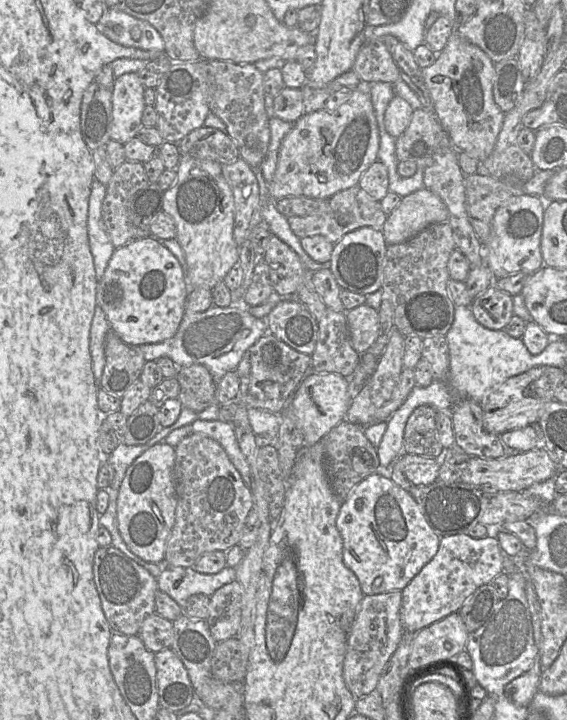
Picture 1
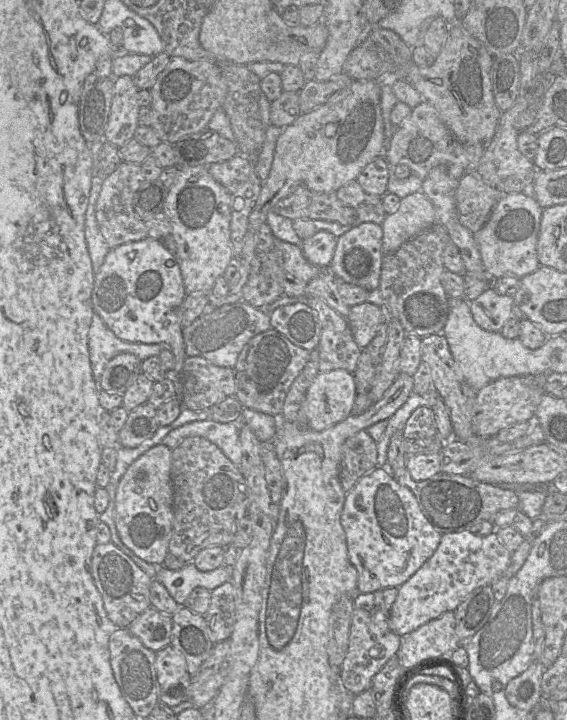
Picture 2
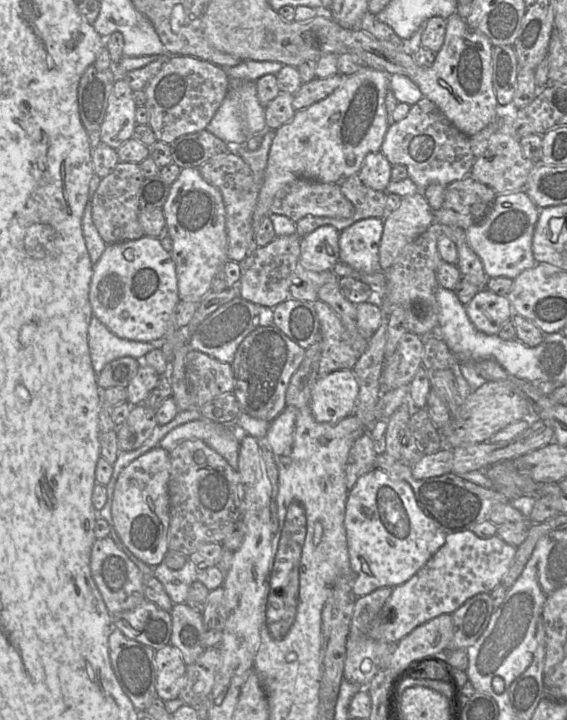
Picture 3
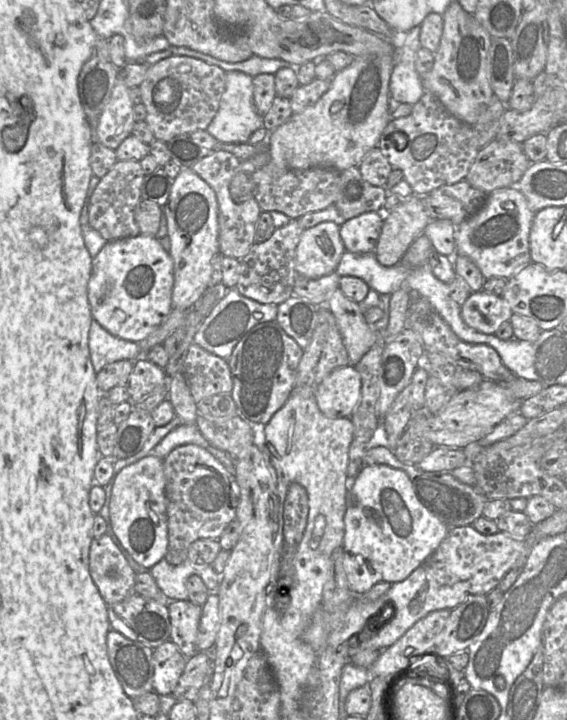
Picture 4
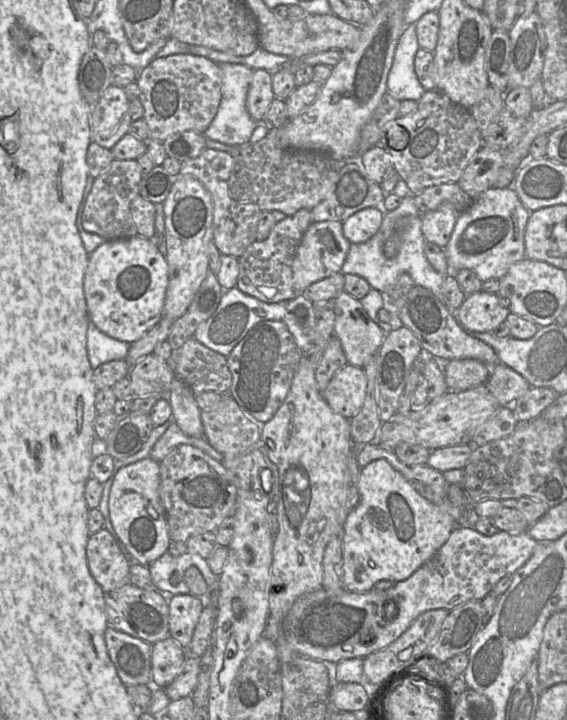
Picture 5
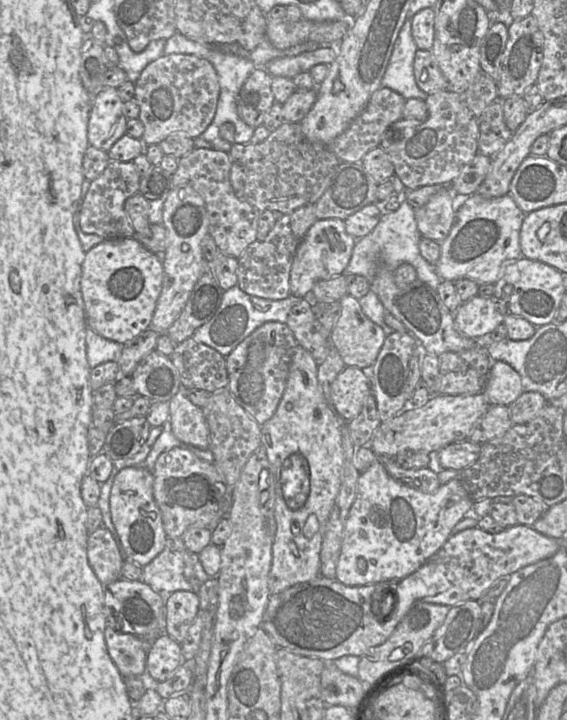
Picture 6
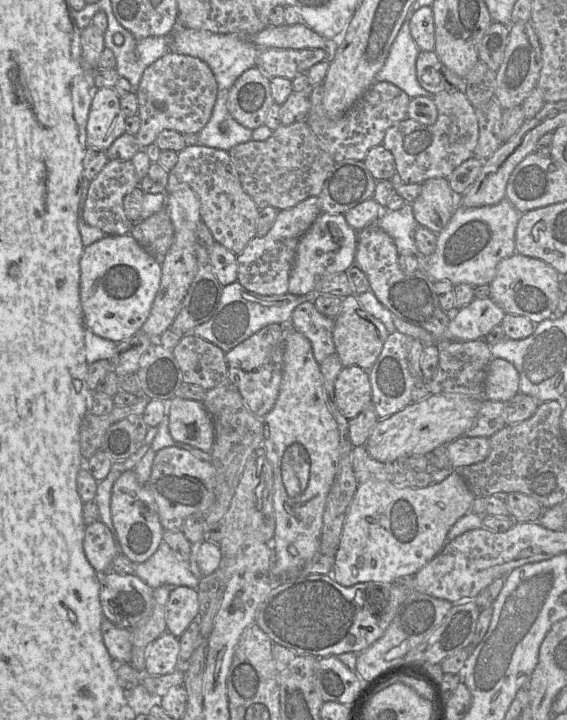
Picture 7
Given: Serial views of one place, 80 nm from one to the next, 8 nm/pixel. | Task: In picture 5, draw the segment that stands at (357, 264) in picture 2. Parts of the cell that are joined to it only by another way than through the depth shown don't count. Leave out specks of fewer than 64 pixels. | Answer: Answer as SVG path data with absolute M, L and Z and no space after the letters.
M376 207L358 211L343 222L343 235L351 244L364 243L376 234L382 218Z

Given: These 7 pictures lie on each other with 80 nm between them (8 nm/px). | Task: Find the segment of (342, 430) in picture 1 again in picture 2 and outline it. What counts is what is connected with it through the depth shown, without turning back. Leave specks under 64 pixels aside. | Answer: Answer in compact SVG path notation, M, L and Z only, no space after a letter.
M361 430L342 445L339 479L346 494L361 477L378 467L376 443Z

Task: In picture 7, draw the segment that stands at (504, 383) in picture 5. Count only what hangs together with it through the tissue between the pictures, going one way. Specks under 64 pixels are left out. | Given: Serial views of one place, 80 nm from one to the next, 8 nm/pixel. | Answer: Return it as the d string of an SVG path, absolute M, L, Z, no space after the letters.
M492 358L487 369L483 397L507 402L519 393L520 375L512 363L502 358Z

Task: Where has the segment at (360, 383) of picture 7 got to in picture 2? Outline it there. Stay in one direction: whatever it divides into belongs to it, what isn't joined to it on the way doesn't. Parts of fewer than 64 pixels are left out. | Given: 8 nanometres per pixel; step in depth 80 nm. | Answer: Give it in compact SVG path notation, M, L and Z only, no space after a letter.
M345 370L319 373L306 393L306 425L324 431L343 421L351 415L356 395L353 373Z

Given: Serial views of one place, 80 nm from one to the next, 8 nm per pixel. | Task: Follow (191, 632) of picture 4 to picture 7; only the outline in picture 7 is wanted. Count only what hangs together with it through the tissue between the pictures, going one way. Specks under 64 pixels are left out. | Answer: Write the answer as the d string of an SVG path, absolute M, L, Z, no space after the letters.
M174 586L166 604L167 632L179 638L197 618L199 600L197 590L187 586Z

